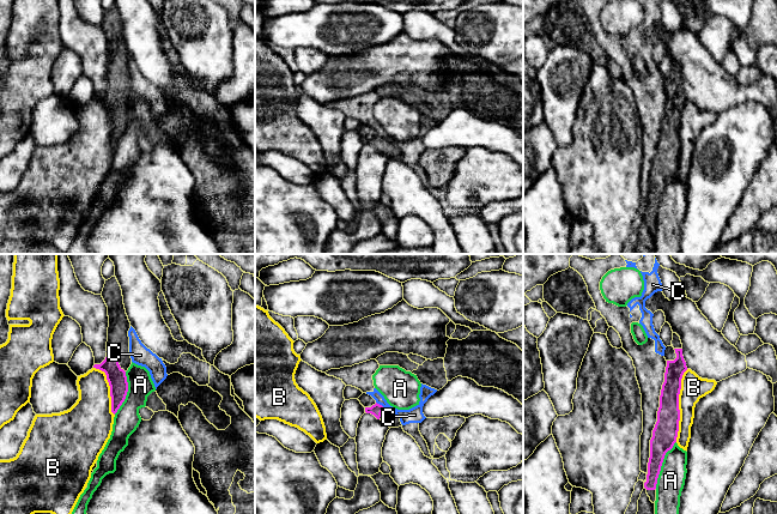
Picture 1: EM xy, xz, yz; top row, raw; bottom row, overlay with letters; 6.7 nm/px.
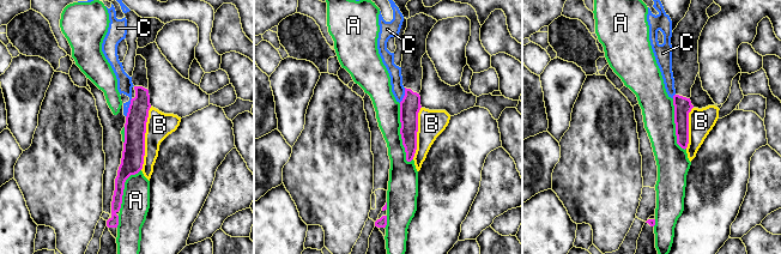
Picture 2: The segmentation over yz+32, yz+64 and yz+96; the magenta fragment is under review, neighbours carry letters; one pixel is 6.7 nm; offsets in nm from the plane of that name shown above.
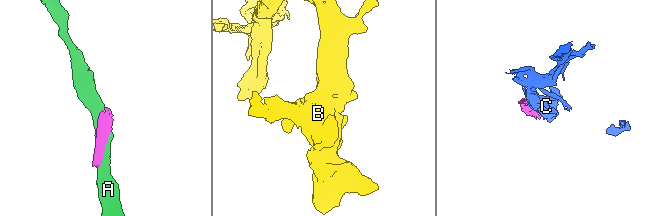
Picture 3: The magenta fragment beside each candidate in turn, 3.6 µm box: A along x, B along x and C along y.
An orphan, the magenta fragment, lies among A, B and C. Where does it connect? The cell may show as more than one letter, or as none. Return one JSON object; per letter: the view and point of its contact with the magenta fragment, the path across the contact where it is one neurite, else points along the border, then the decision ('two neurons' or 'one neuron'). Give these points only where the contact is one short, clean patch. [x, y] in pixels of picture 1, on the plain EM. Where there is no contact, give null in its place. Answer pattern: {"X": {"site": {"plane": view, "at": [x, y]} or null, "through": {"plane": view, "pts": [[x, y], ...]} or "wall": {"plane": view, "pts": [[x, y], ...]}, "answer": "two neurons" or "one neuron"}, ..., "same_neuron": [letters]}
{"A": {"site": {"plane": "yz", "at": [661, 197]}, "answer": "two neurons"}, "B": {"site": {"plane": "yz", "at": [678, 137]}, "answer": "two neurons"}, "C": {"site": {"plane": "xz", "at": [378, 135]}, "wall": {"plane": "xz", "pts": [[376, 133], [383, 138]]}, "answer": "two neurons"}, "same_neuron": []}

